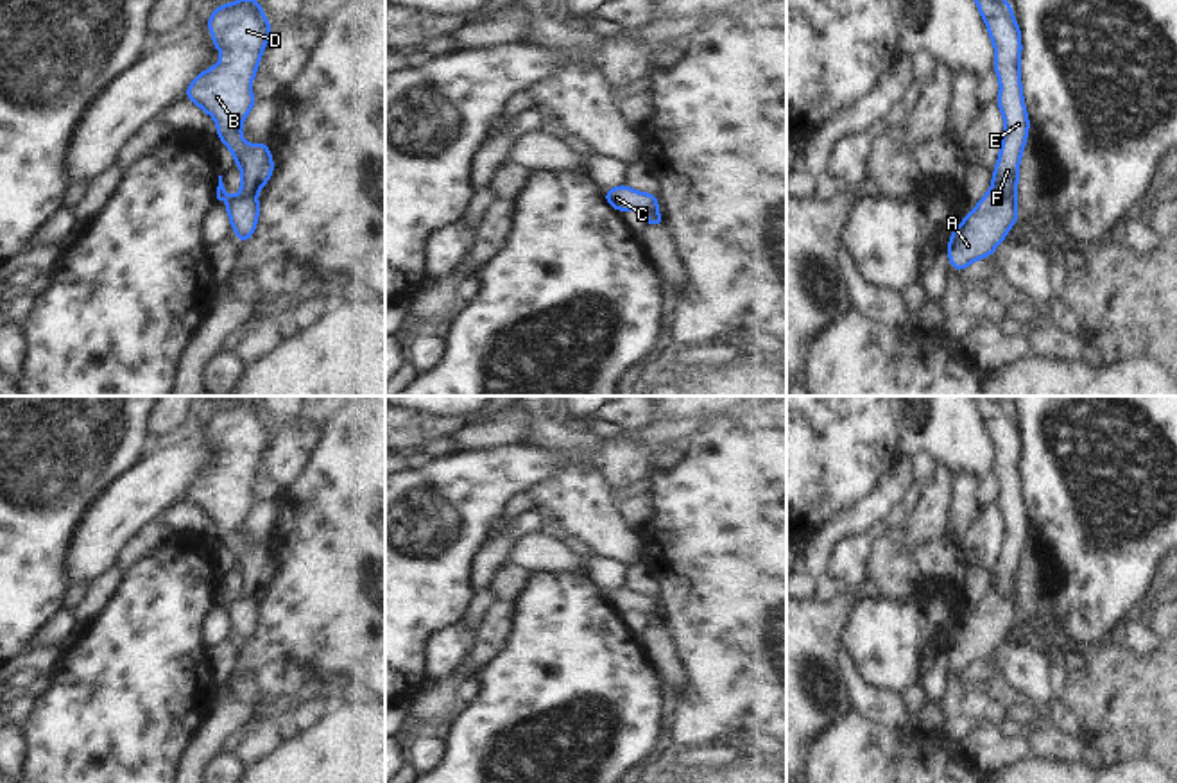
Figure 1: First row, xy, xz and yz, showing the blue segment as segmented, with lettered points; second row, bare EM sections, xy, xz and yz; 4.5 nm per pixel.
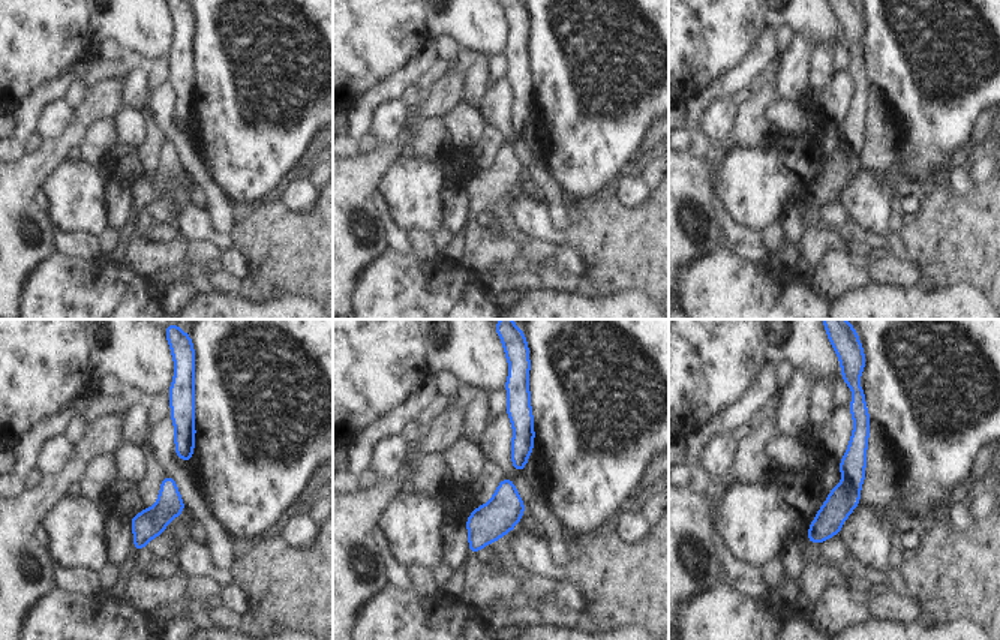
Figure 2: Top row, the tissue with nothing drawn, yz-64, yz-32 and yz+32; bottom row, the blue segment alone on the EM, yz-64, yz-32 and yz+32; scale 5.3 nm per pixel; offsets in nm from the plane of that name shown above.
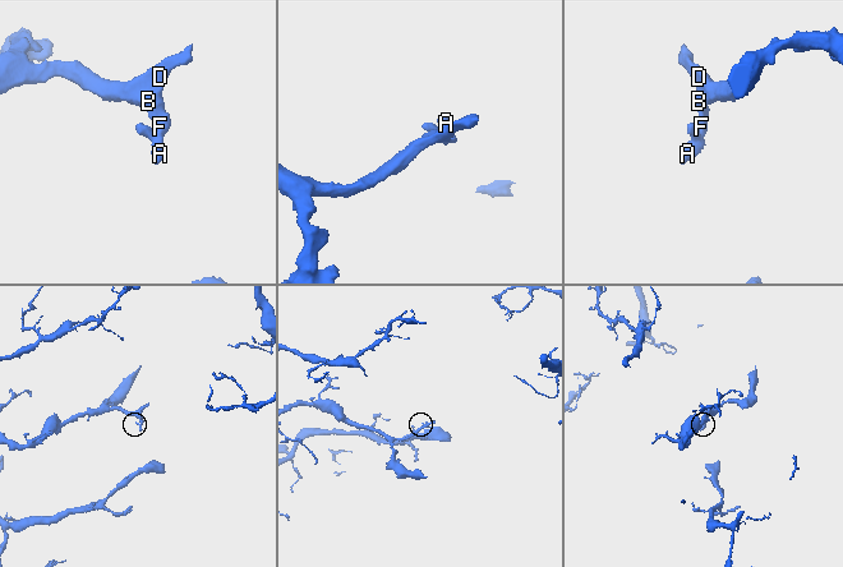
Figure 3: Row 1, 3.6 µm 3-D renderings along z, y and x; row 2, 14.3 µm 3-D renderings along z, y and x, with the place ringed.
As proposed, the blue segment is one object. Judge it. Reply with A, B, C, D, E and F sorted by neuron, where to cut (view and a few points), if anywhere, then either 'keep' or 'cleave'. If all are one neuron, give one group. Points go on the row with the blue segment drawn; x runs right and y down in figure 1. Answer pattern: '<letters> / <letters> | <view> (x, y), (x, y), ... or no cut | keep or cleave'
A C / B D E F | yz (993, 185), (1013, 201) | cleave

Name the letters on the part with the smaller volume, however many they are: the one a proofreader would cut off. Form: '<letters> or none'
A, C

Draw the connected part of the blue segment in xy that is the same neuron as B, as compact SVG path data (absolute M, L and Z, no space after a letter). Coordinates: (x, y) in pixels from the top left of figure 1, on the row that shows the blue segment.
M258 0L219 5L206 25L211 30L215 48L226 57L197 75L185 97L215 118L219 140L229 147L242 170L242 192L256 195L271 179L274 163L269 142L247 145L240 127L256 104L251 81L256 75L272 25L262 13Z

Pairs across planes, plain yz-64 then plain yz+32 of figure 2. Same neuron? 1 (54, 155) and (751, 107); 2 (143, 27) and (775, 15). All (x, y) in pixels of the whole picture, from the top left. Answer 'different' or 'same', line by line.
1: different
2: same

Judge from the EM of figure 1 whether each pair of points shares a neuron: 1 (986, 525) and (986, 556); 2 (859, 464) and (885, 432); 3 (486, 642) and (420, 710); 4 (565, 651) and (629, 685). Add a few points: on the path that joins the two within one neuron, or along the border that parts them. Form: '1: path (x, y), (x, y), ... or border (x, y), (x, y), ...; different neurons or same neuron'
1: path (986, 533), (986, 549); same neuron
2: path (860, 457), (878, 439); same neuron
3: path (473, 660), (438, 696); same neuron
4: path (581, 667), (599, 685), (613, 685); same neuron

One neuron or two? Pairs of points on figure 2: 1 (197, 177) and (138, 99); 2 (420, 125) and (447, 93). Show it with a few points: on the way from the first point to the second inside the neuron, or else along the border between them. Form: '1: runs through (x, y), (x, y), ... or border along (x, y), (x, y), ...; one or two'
1: border along (146, 98), (147, 102); two
2: border along (419, 104), (419, 111), (425, 117), (440, 120); two

